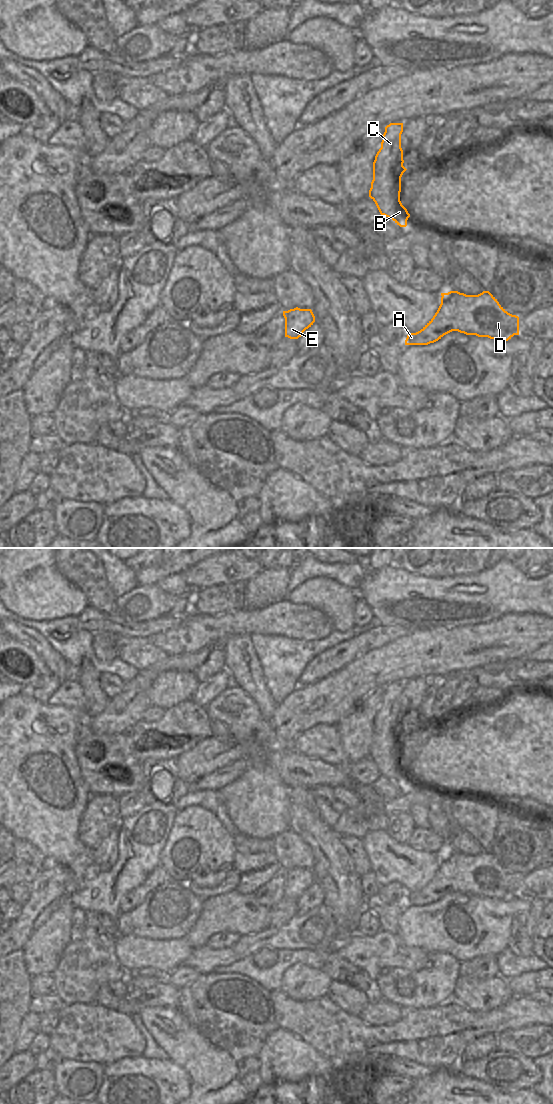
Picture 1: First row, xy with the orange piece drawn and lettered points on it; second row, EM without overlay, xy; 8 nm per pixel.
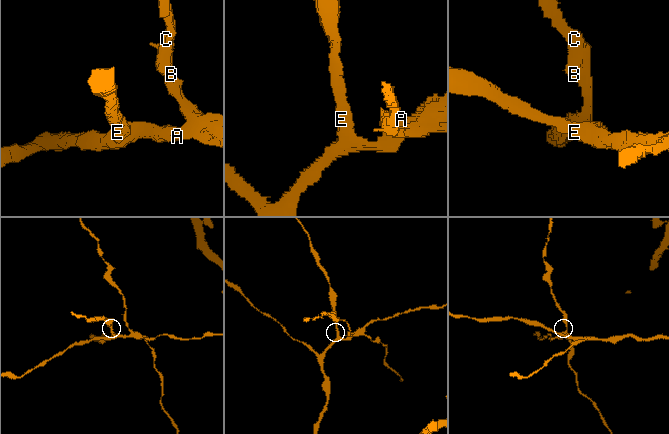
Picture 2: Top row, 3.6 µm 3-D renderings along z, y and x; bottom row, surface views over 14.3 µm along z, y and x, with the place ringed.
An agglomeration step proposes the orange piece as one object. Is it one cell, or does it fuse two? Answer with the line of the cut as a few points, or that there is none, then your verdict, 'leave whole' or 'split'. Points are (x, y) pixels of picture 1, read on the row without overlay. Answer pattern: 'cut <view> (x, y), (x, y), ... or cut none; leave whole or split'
cut xy (445, 853), (442, 856); split

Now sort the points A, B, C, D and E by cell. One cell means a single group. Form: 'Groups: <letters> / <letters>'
Groups: A D E / B C.

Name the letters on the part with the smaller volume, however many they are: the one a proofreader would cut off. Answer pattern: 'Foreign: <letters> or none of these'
Foreign: B, C

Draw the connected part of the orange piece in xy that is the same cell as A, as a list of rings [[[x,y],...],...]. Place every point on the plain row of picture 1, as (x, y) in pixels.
[[[450,851],[441,857],[441,864],[433,878],[420,891],[407,895],[405,905],[428,905],[452,891],[508,901],[519,895],[519,877],[508,873],[489,851],[478,855]]]

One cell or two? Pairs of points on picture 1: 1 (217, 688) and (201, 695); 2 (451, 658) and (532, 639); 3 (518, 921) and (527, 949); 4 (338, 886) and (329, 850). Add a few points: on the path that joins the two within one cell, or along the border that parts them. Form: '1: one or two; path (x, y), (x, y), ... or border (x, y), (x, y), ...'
1: one; path (213, 688), (210, 688), (205, 693)
2: one; path (471, 646), (501, 639), (512, 639)
3: one; path (518, 928), (519, 937), (523, 942)
4: one; path (338, 877), (333, 869), (331, 859)

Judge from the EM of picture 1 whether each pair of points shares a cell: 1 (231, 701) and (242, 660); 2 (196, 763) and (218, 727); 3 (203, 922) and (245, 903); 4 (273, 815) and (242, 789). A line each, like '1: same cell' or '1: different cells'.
1: different cells
2: different cells
3: same cell
4: same cell

